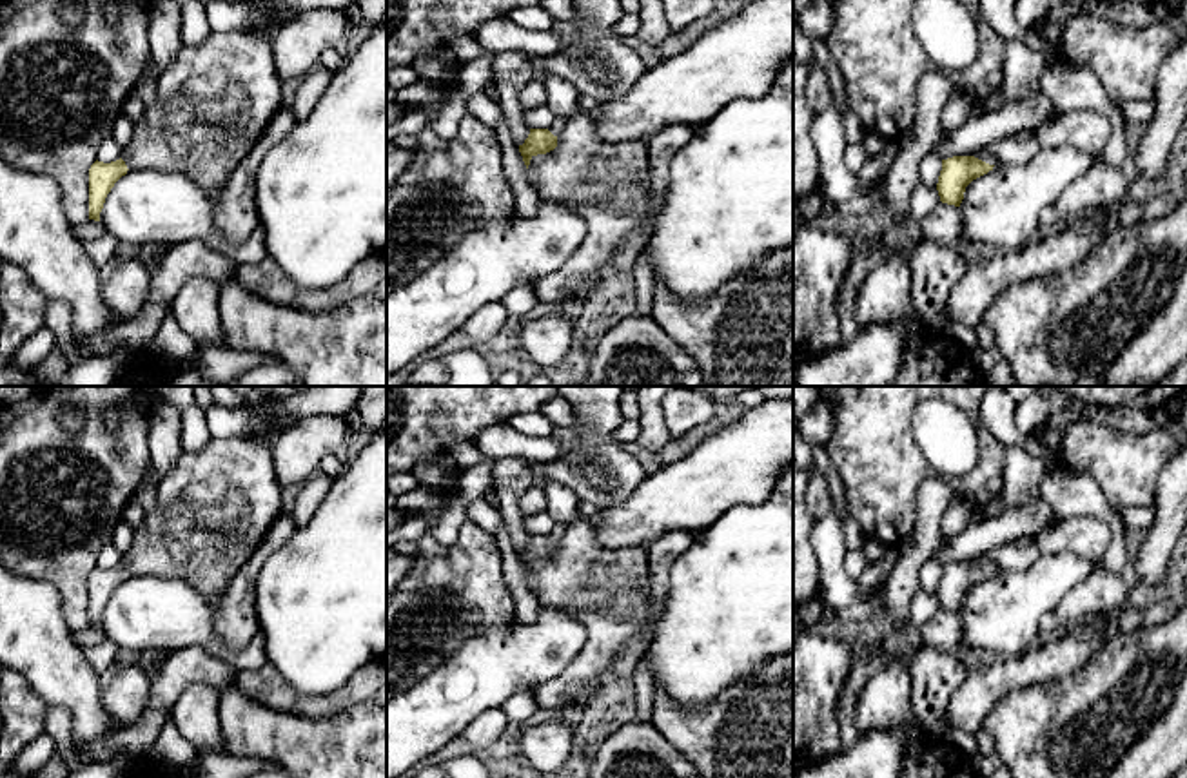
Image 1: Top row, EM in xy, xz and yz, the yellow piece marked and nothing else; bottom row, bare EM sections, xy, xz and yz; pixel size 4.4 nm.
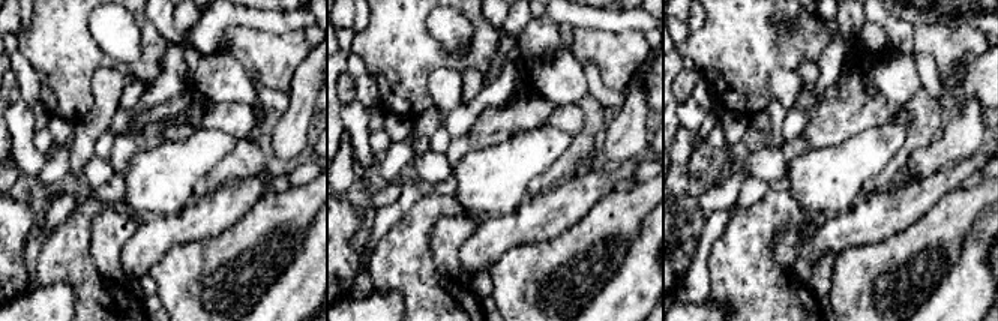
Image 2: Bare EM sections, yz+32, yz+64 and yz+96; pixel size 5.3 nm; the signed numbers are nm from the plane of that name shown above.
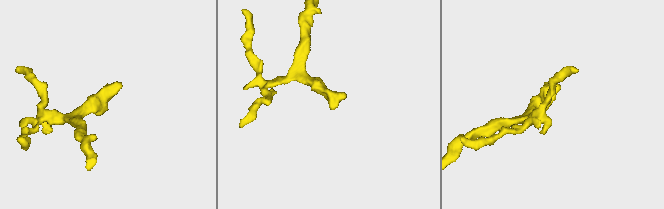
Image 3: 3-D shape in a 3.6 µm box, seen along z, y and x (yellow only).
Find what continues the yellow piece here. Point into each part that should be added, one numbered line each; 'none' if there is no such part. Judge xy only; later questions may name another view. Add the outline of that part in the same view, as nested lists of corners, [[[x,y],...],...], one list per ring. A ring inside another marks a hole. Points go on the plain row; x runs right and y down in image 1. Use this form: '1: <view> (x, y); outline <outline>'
1: xy (213, 510); outline [[[211,386],[211,392],[214,403],[247,410],[260,424],[243,435],[211,439],[200,452],[183,450],[162,475],[156,508],[134,530],[132,544],[122,555],[129,577],[181,580],[205,598],[214,598],[229,586],[281,511],[281,488],[274,477],[270,442],[285,424],[283,415],[260,412],[252,397],[241,397],[231,386]]]

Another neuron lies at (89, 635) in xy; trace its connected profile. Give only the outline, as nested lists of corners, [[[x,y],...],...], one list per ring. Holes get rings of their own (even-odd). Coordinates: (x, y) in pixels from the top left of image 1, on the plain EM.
[[[85,626],[80,631],[73,631],[73,640],[78,647],[89,647],[105,640],[102,627]]]

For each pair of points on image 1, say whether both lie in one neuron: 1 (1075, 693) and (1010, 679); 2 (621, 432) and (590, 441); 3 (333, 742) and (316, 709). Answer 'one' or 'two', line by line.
1: two
2: two
3: two

